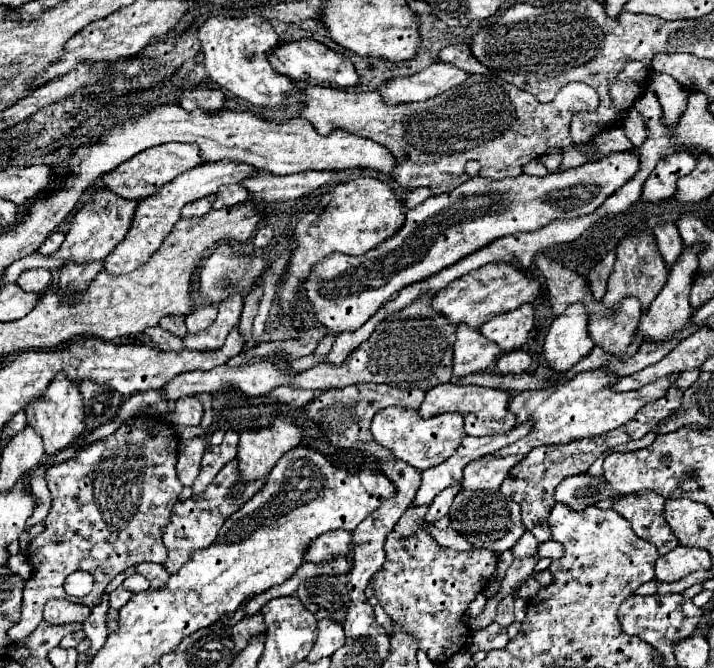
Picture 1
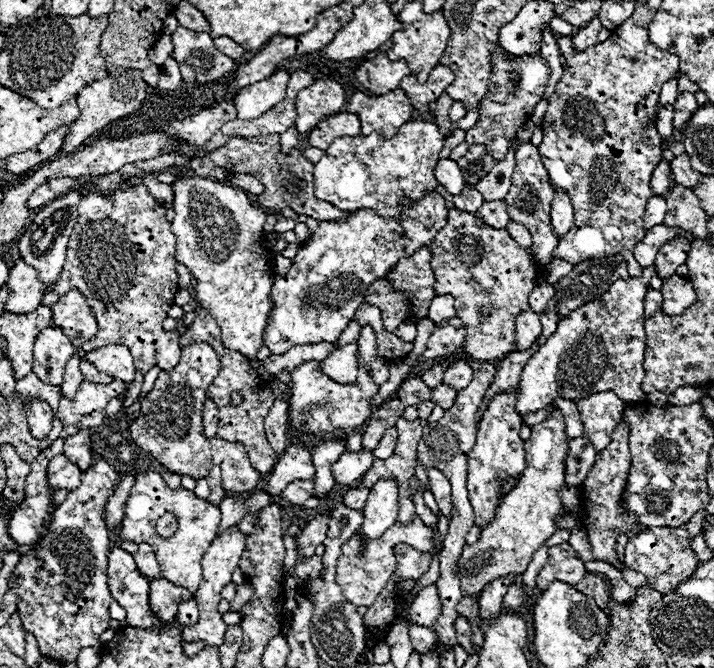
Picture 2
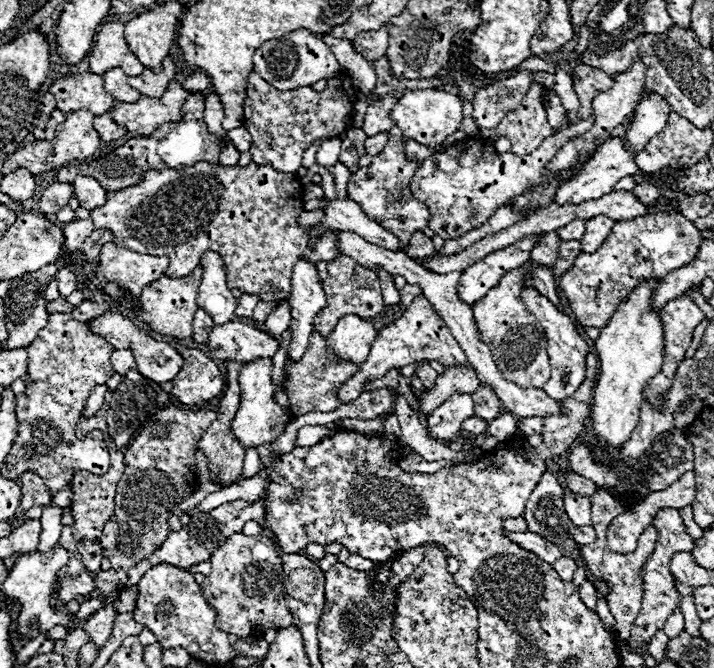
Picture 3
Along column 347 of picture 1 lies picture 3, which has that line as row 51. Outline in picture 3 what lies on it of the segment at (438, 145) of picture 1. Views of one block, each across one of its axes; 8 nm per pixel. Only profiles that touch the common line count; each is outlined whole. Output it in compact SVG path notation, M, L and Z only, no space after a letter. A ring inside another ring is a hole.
M106 22L96 34L94 46L90 50L90 72L102 74L110 68L122 68L128 76L138 76L144 66L130 52L124 42L124 24L122 22Z

